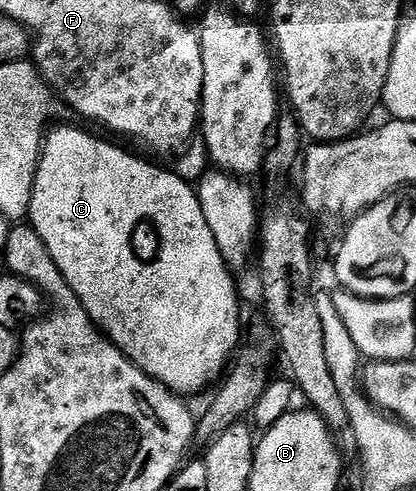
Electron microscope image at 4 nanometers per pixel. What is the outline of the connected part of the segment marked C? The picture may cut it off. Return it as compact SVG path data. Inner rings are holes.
M73 125L53 127L37 161L27 221L47 243L55 267L63 271L94 325L135 367L178 395L201 393L212 381L222 380L229 356L239 349L243 302L238 282L207 227L197 189L180 173L168 173Z

